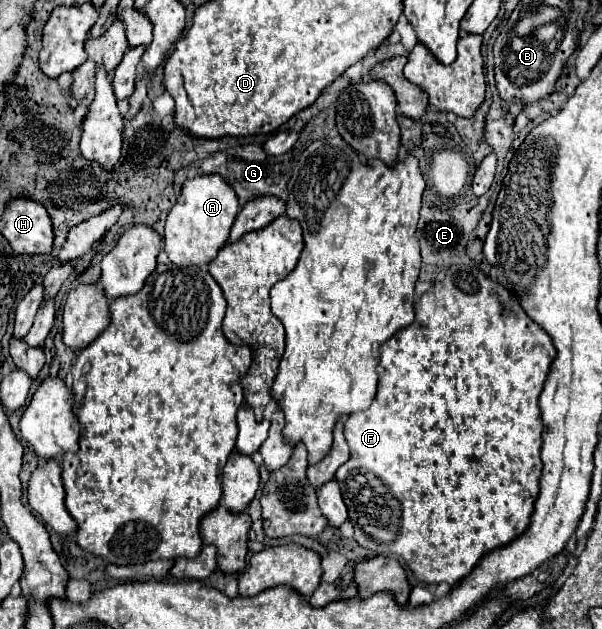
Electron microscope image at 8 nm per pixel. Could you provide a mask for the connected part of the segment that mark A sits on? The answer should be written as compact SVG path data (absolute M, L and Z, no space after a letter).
M206 174L186 180L182 192L168 212L164 230L164 252L176 264L208 264L216 258L218 250L228 242L230 228L236 220L240 206L234 190L220 178L220 174Z

